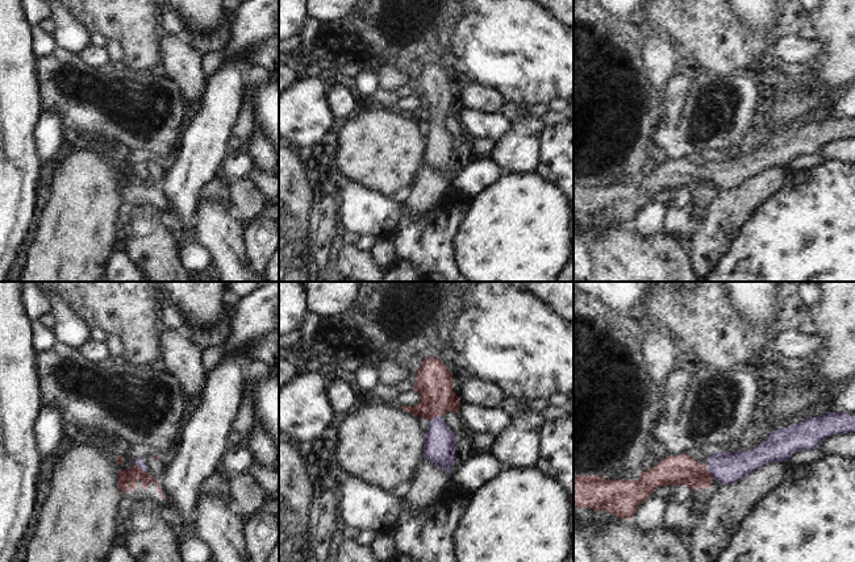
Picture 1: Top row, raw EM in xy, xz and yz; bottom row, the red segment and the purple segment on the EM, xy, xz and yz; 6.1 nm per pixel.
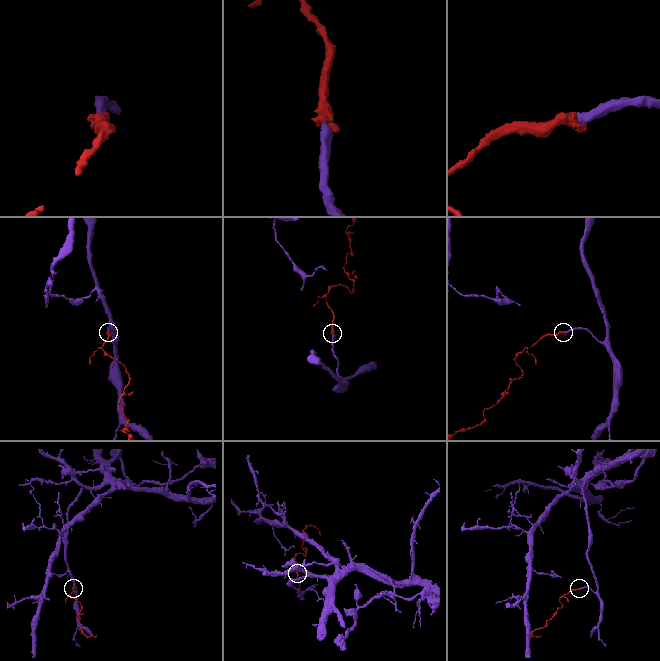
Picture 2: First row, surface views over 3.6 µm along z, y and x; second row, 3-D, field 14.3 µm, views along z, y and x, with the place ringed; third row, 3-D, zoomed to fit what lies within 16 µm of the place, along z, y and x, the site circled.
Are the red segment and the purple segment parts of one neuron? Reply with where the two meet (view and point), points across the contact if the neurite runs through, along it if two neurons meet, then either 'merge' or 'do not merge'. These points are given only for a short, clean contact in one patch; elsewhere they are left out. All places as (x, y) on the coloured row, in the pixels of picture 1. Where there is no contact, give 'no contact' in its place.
contact yz (708, 471); way yz (678, 470), (708, 471), (717, 467), (728, 467); merge

